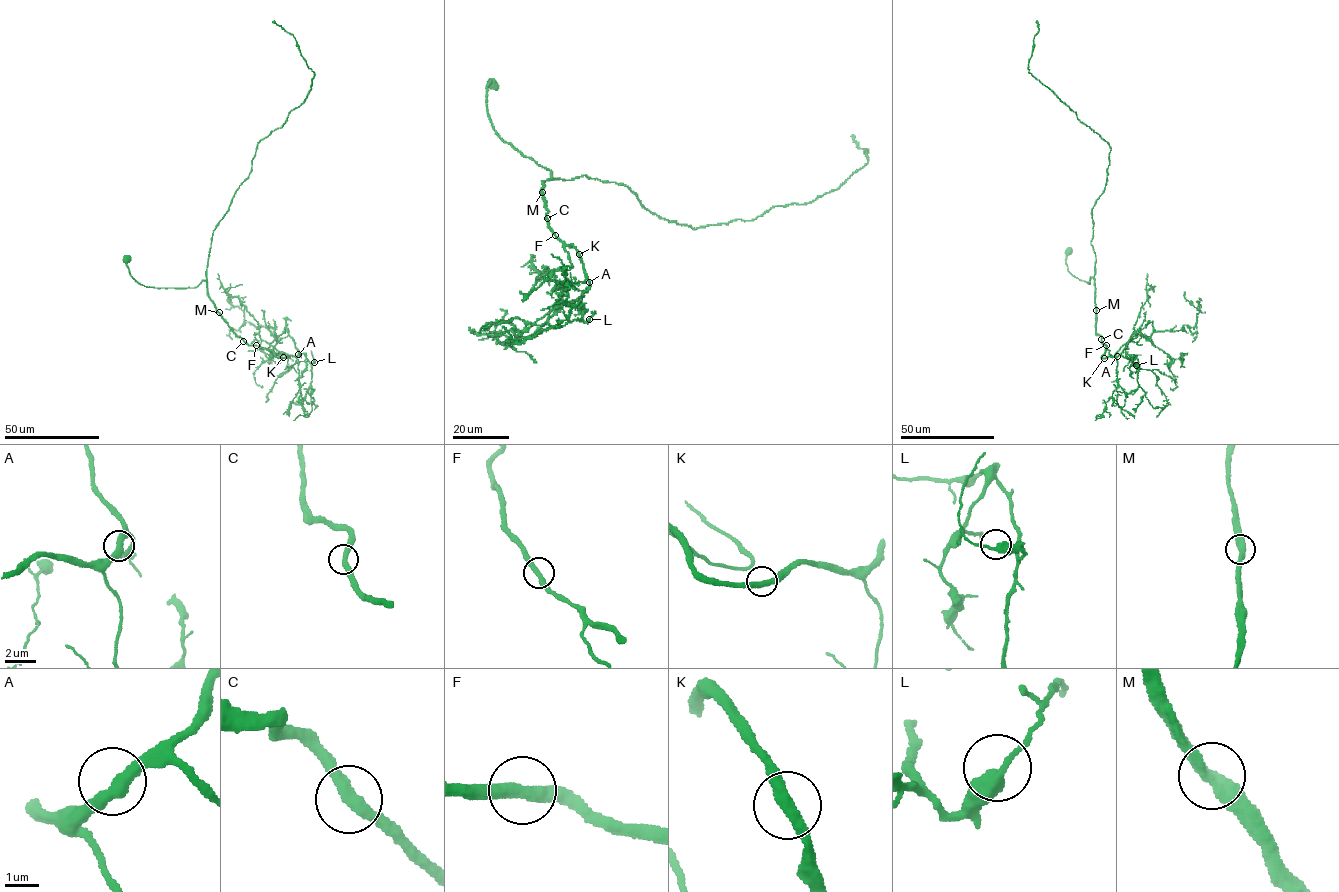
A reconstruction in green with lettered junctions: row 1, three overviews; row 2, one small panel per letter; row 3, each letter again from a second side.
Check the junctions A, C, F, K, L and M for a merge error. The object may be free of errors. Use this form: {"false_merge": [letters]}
{"false_merge": []}

